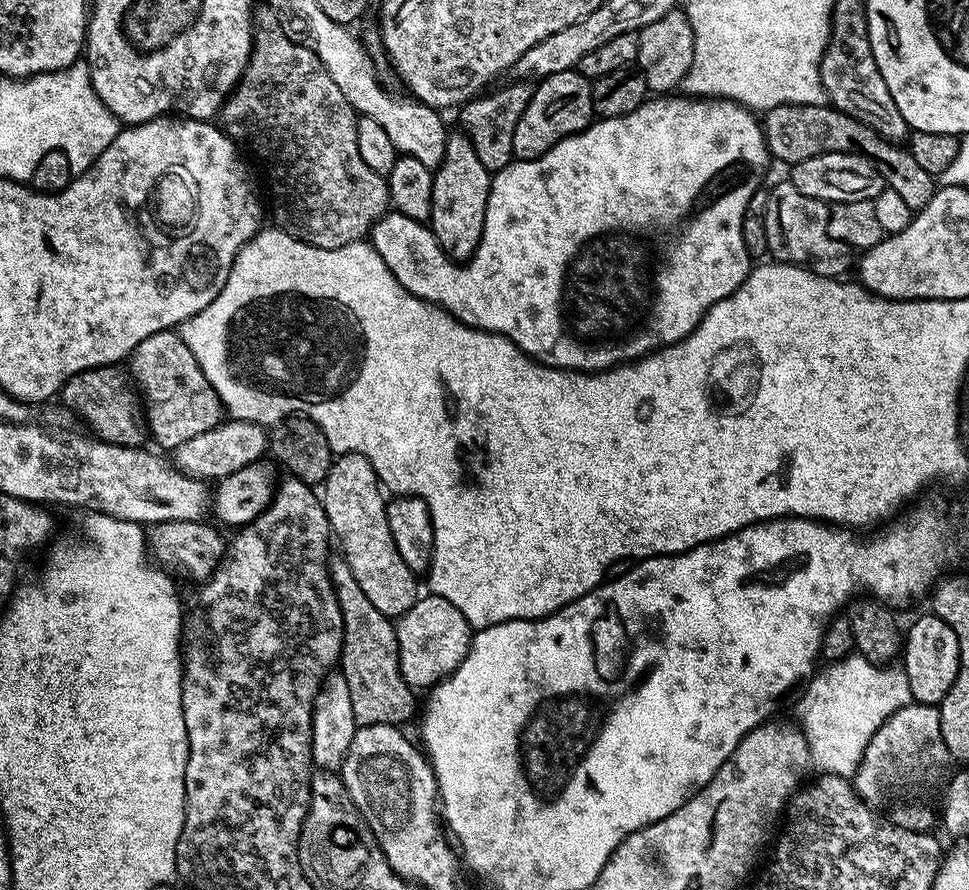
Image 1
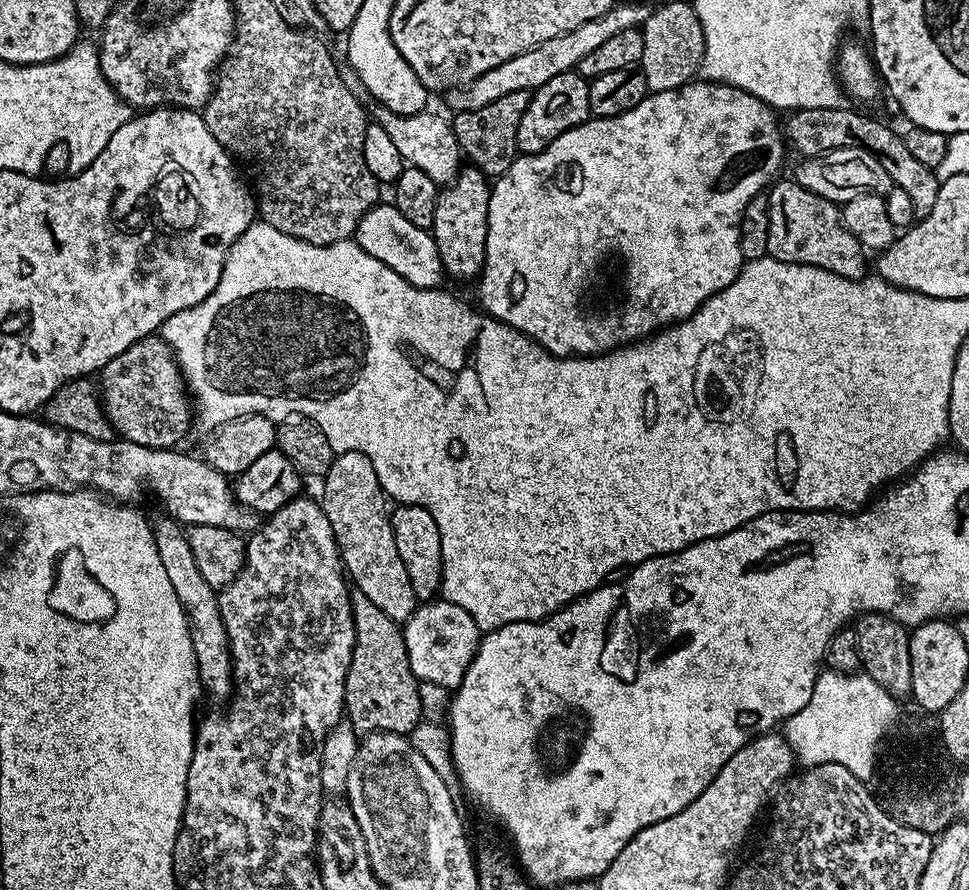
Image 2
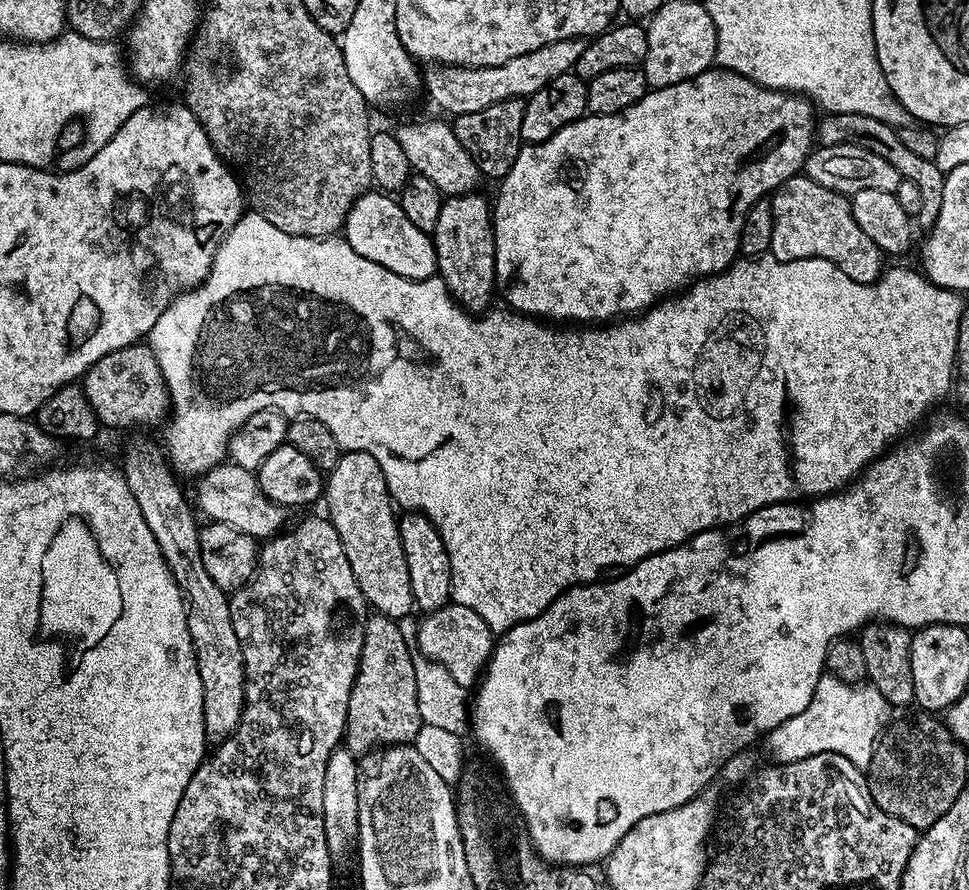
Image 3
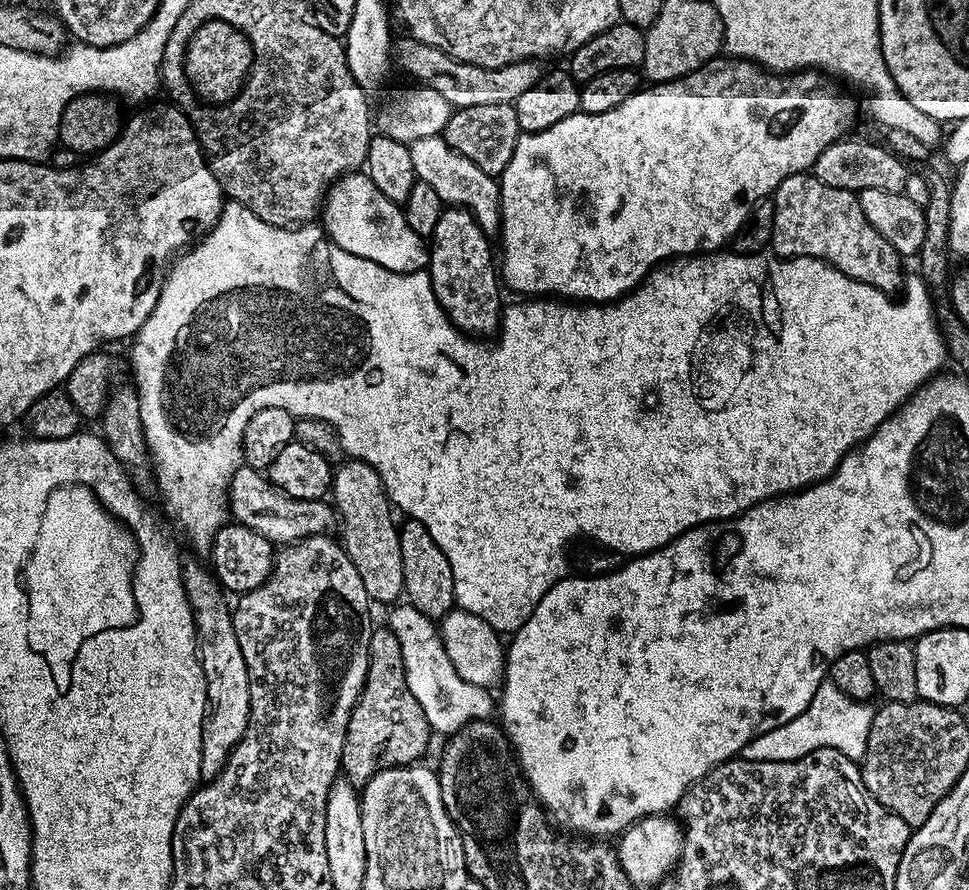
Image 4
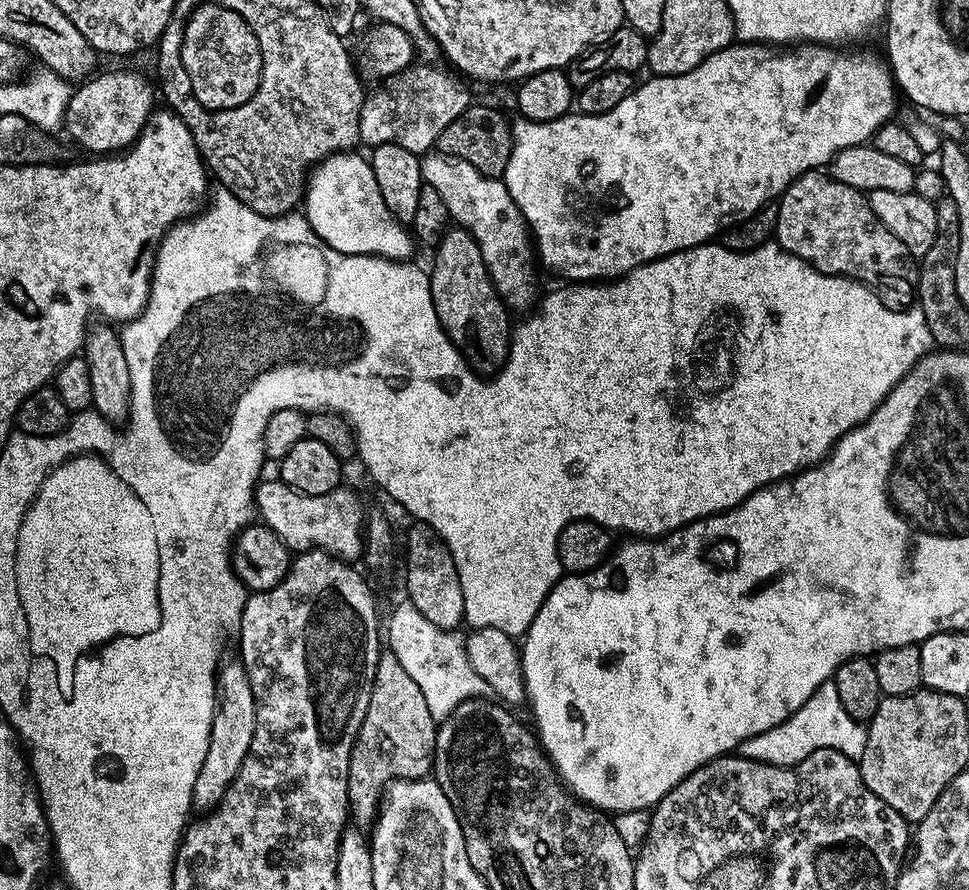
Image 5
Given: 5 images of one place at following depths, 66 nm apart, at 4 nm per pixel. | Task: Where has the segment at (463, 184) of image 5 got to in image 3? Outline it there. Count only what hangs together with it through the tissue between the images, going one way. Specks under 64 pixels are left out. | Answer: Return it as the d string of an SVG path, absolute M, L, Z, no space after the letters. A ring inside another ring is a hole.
M424 120L421 124L404 124L395 129L398 142L402 142L402 151L410 158L410 166L417 176L430 178L434 186L444 193L445 197L461 196L467 192L477 191L482 177L474 158L466 154L462 142L454 134L451 123L443 124L440 120Z

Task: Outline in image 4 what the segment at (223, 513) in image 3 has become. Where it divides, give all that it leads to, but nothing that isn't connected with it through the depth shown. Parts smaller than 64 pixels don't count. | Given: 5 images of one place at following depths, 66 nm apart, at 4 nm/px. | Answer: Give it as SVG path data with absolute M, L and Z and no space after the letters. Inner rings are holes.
M241 466L232 475L232 483L226 489L226 500L230 505L231 519L235 523L250 526L250 530L258 530L258 534L262 534L276 546L305 540L308 536L323 536L331 533L338 524L336 509L327 499L290 498L282 490L275 488L263 471L247 466Z

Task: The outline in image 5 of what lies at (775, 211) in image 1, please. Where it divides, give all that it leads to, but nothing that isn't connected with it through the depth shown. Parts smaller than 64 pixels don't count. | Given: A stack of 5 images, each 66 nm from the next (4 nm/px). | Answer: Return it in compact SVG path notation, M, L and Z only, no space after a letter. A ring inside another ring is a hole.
M823 171L802 174L778 197L776 210L775 243L790 254L802 258L813 268L828 276L844 276L858 284L871 288L889 306L908 306L916 294L917 261L908 253L906 246L878 222L867 195L854 186L846 186Z

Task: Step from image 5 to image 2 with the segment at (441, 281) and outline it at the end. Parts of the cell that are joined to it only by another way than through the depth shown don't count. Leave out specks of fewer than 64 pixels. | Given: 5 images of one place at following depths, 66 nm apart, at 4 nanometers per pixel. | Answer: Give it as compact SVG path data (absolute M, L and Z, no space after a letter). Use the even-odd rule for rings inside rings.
M471 166L461 167L455 180L440 188L430 231L449 277L475 281L484 269L491 193L489 177Z

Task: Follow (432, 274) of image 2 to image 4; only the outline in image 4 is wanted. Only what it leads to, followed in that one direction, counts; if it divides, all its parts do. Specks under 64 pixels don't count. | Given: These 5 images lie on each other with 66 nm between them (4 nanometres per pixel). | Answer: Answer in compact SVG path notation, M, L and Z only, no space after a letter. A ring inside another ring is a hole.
M363 171L341 176L328 190L322 205L323 231L342 250L370 262L378 262L391 272L418 272L427 269L429 245L425 237L414 234L404 217L404 209L395 204Z

